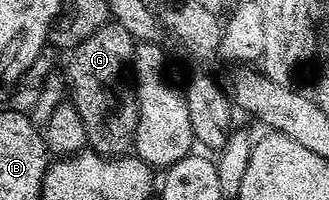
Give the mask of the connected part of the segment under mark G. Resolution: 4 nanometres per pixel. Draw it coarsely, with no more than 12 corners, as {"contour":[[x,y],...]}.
{"contour":[[112,20],[67,55],[87,145],[124,156],[140,109],[112,89],[137,45]]}

